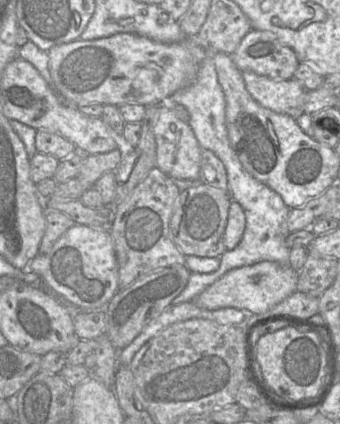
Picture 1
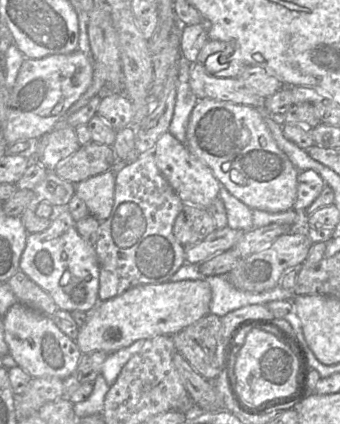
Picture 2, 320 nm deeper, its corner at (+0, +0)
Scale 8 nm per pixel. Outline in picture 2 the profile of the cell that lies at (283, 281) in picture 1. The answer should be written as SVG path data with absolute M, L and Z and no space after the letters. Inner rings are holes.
M205 280L138 285L111 299L100 301L93 310L89 310L91 316L85 325L79 327L75 341L83 354L99 350L110 354L137 340L147 340L160 335L174 335L208 315L211 298L211 288Z

